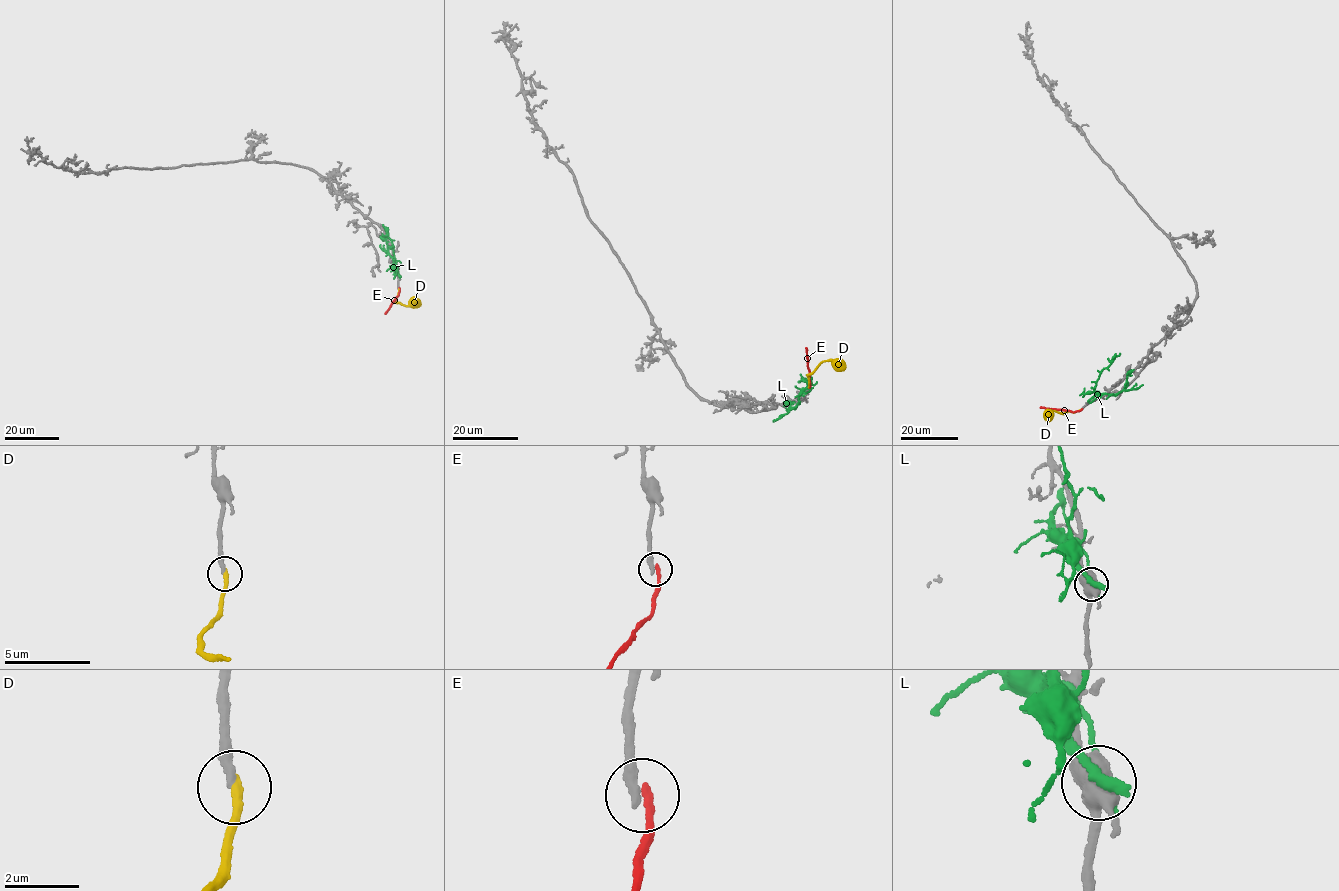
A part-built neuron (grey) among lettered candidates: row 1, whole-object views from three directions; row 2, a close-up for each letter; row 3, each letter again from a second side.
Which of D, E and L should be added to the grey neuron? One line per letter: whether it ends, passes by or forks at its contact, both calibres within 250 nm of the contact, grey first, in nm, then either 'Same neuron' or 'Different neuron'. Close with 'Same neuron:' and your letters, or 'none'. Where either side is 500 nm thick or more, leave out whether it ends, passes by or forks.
D: It ends there. Thickness 220 nm (grey) against 280 nm. Same neuron
E: It ends there. Thickness 280 nm (grey) against 240 nm. Different neuron
L: It ends there. Thickness 420 nm (grey) against 360 nm. Different neuron
Same neuron: D

